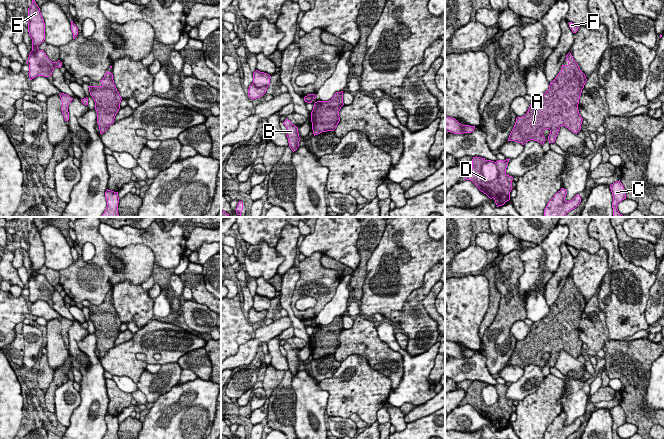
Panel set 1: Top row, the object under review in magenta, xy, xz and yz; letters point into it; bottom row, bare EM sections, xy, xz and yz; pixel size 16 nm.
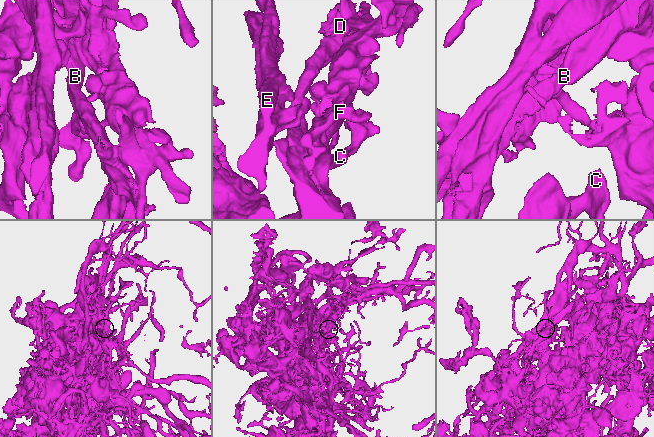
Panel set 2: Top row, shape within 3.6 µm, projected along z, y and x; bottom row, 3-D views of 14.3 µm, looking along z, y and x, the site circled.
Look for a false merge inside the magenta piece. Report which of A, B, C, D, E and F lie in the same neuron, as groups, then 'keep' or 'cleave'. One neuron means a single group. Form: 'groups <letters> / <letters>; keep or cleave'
groups A C E F / B D; cleave

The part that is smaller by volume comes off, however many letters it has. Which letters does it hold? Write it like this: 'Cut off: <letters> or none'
Cut off: B, D

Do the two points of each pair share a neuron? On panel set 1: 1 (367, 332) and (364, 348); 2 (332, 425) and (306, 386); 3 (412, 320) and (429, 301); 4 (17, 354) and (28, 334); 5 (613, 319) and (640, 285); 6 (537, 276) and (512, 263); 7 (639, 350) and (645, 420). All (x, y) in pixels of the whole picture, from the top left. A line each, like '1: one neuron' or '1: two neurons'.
1: one neuron
2: two neurons
3: two neurons
4: two neurons
5: one neuron
6: two neurons
7: one neuron

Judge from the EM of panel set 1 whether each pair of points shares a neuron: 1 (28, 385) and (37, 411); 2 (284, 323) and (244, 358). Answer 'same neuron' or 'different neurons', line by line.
1: same neuron
2: same neuron

